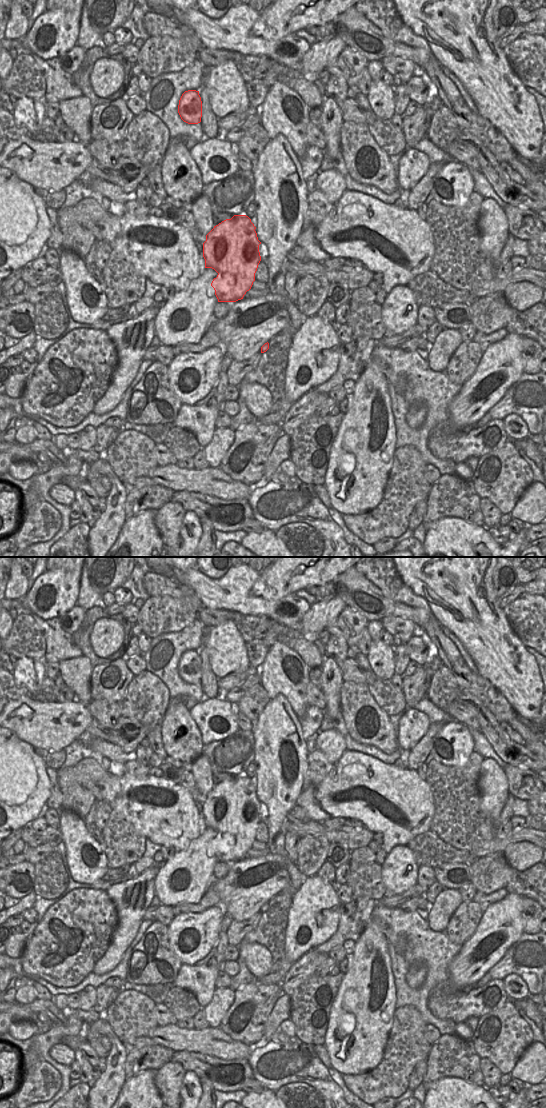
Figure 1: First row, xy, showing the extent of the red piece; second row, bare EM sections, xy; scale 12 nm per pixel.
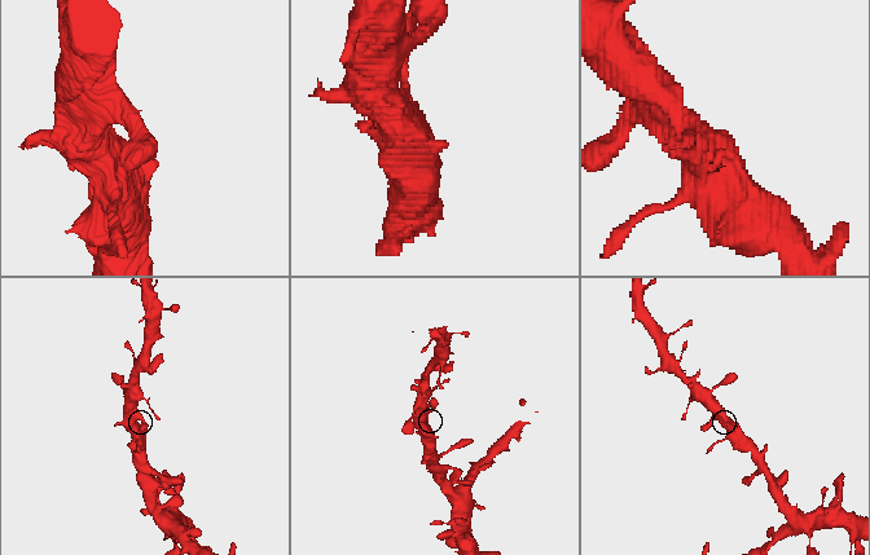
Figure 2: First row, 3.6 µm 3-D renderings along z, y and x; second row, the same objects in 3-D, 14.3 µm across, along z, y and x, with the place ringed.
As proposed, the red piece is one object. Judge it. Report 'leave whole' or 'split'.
leave whole

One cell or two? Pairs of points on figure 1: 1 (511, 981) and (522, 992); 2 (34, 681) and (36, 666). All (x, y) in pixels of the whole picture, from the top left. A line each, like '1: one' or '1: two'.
1: one
2: one

